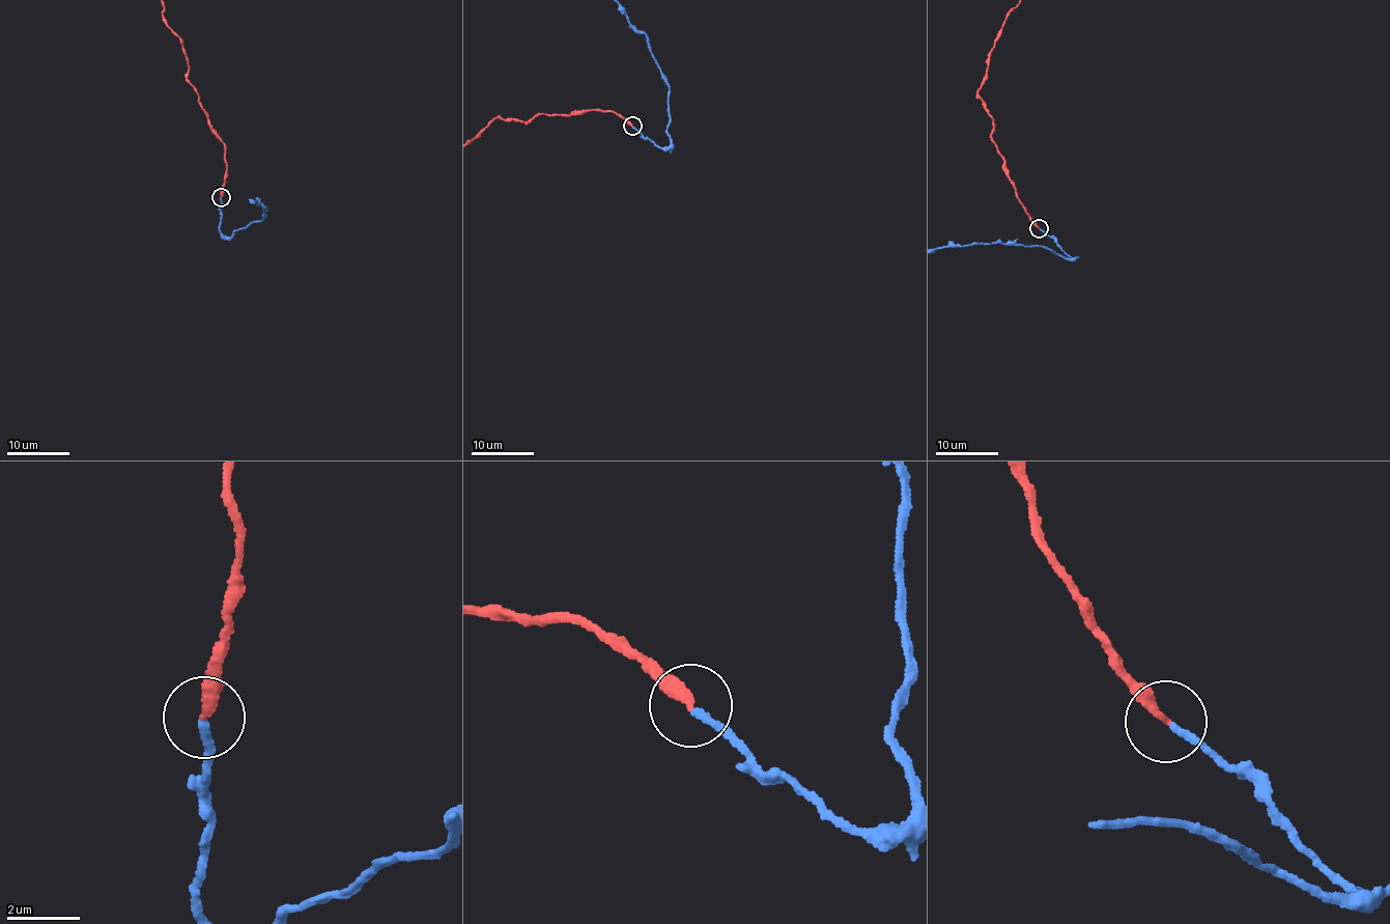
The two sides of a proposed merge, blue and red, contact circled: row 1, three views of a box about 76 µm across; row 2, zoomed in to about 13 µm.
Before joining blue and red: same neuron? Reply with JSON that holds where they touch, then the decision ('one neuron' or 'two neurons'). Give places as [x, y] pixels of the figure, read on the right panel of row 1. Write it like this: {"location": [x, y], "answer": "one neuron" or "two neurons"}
{"location": [1039, 228], "answer": "one neuron"}

